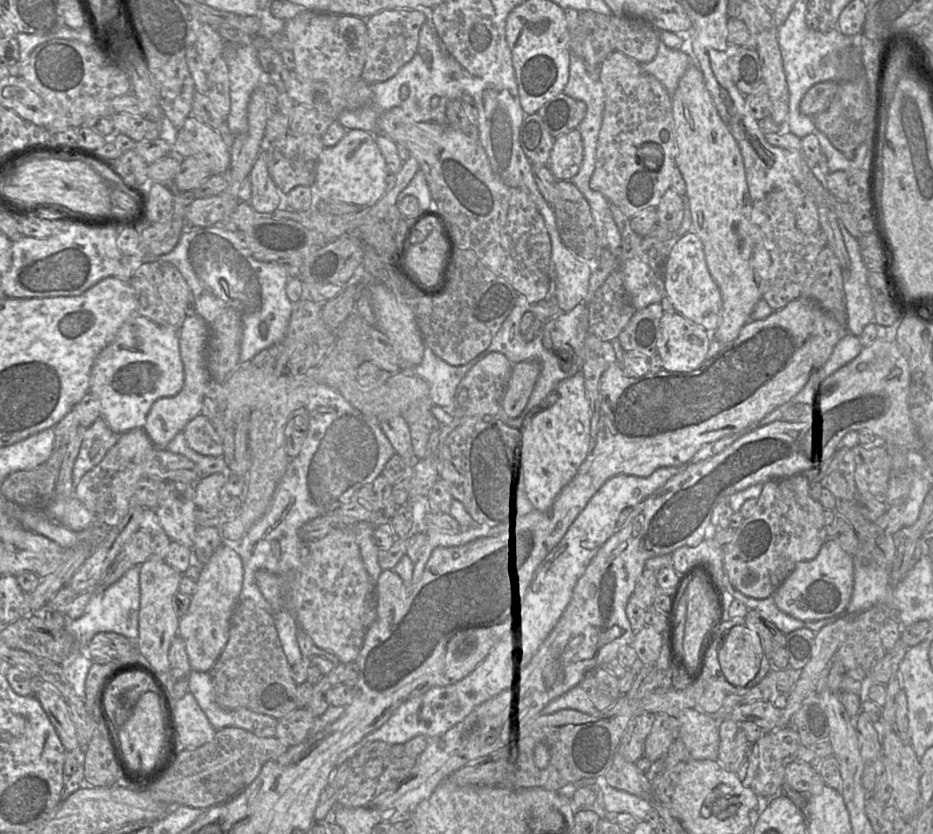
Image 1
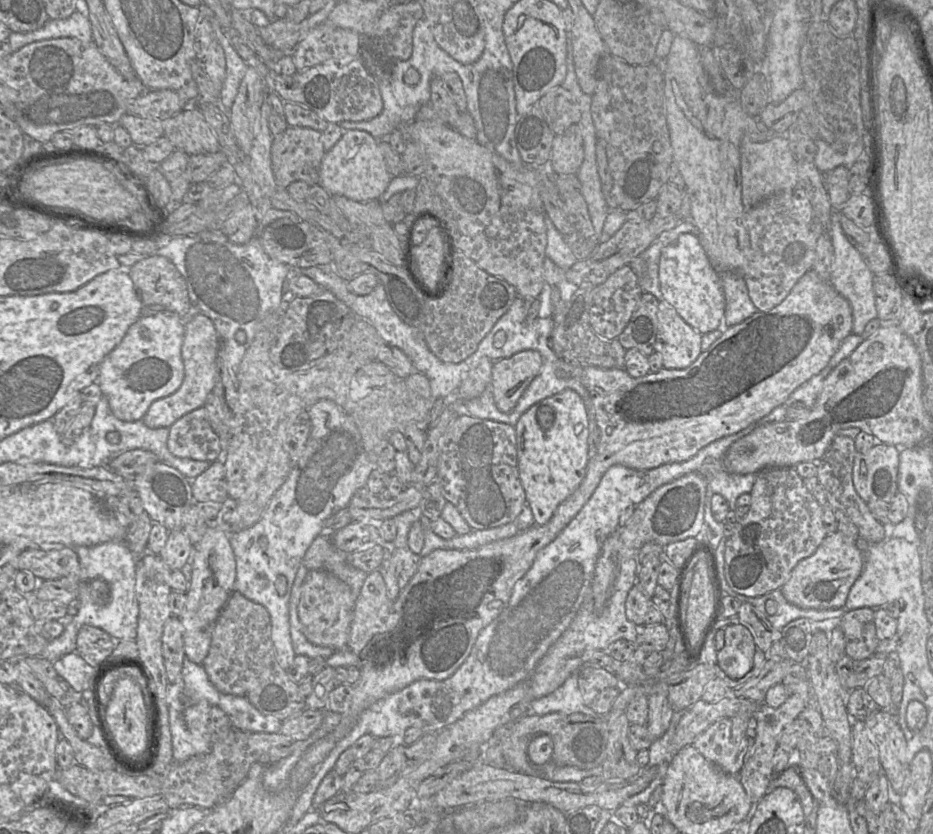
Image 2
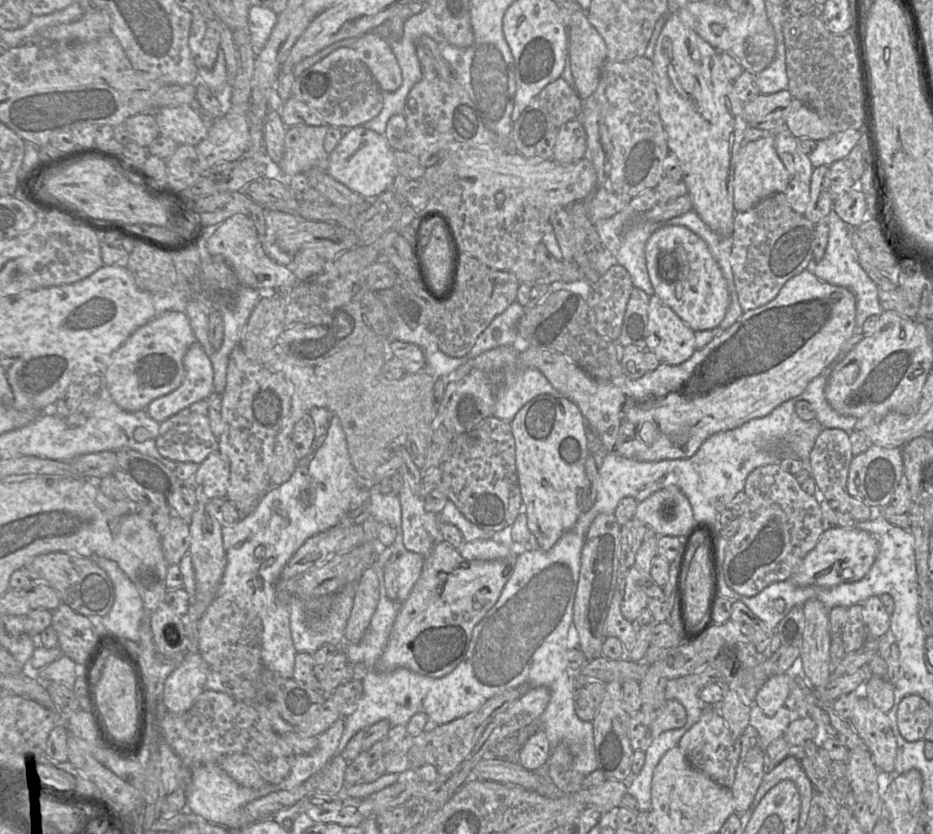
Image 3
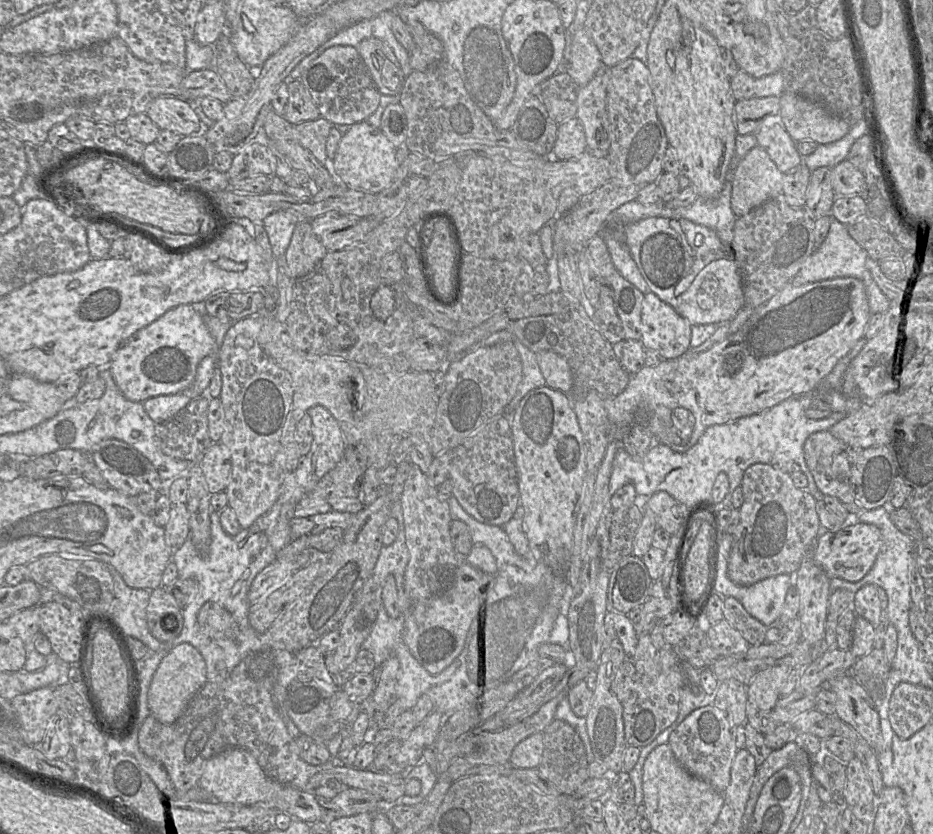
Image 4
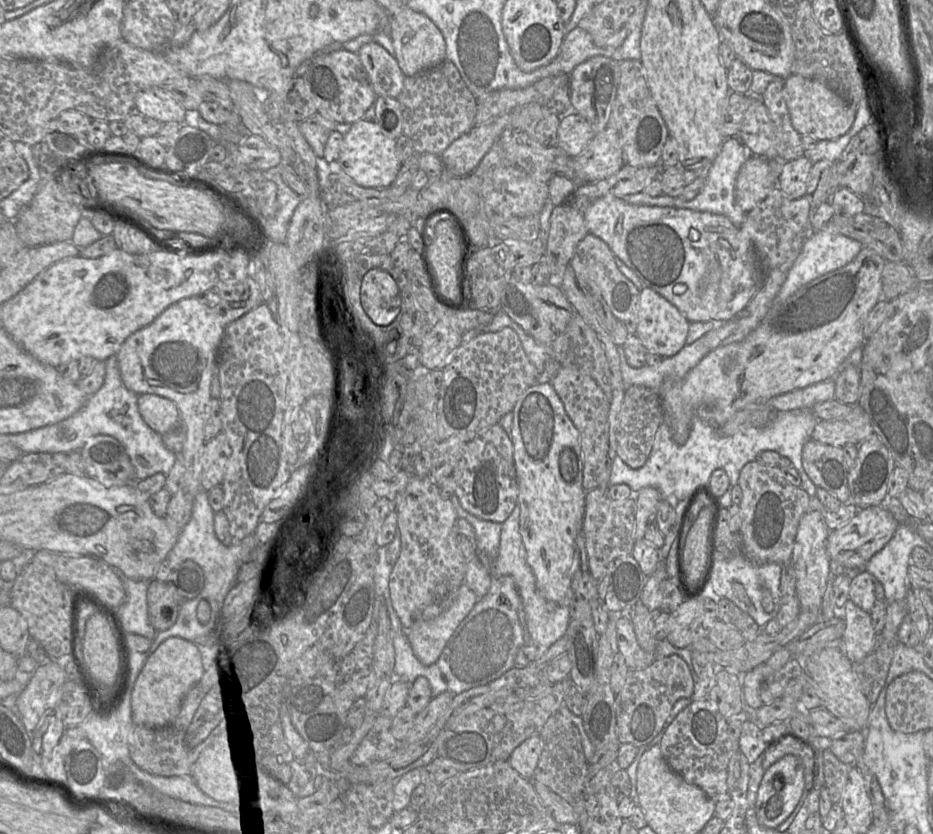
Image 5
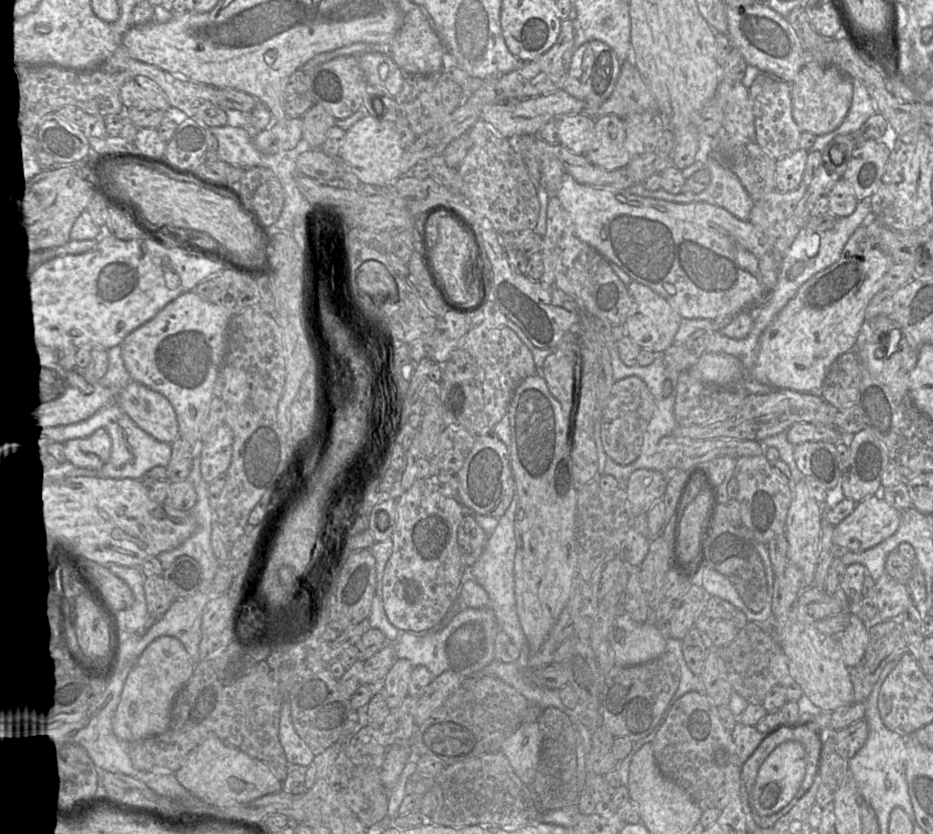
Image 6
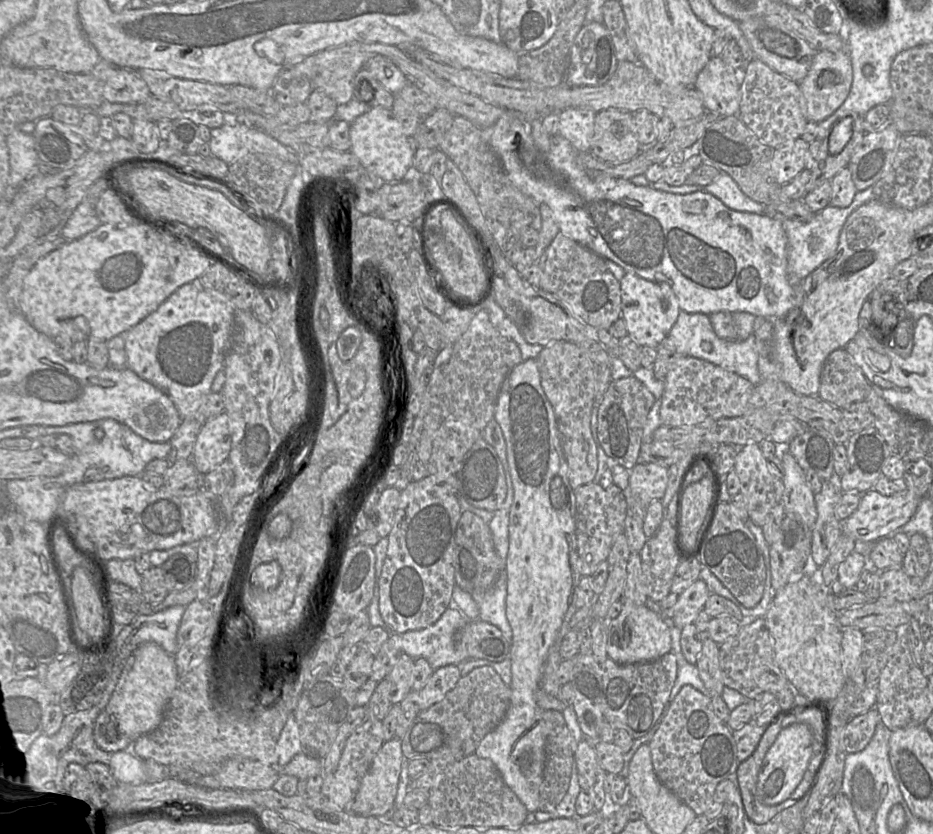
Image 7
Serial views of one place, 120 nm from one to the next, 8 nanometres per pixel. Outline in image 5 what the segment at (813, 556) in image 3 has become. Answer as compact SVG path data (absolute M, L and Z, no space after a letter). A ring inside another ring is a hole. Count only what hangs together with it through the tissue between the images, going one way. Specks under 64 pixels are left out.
M885 506L860 508L851 520L830 532L826 543L828 555L834 566L865 567L866 563L889 542L897 527L898 521Z

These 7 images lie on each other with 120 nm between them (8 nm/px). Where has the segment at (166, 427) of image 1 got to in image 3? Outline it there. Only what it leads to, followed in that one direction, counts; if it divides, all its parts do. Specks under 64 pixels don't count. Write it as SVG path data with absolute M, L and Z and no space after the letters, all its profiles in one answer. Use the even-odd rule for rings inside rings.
M198 342L187 350L183 365L185 378L181 385L174 391L153 400L145 409L147 414L159 423L195 402L205 400L213 392L212 363Z

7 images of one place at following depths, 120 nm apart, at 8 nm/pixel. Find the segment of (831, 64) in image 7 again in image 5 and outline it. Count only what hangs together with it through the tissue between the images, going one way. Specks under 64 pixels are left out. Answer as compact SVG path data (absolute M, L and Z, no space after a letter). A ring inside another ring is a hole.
M792 74L785 79L783 95L792 125L801 136L810 136L818 141L836 139L846 134L854 123L857 105L849 105L840 95L821 81Z

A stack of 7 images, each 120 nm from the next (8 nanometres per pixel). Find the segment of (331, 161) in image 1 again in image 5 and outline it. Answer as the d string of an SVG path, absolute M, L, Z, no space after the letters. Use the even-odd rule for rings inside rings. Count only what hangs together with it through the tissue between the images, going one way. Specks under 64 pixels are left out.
M361 119L351 124L350 130L343 136L338 163L341 171L356 184L367 188L386 188L393 184L401 166L397 156L396 140L387 136L375 121Z

